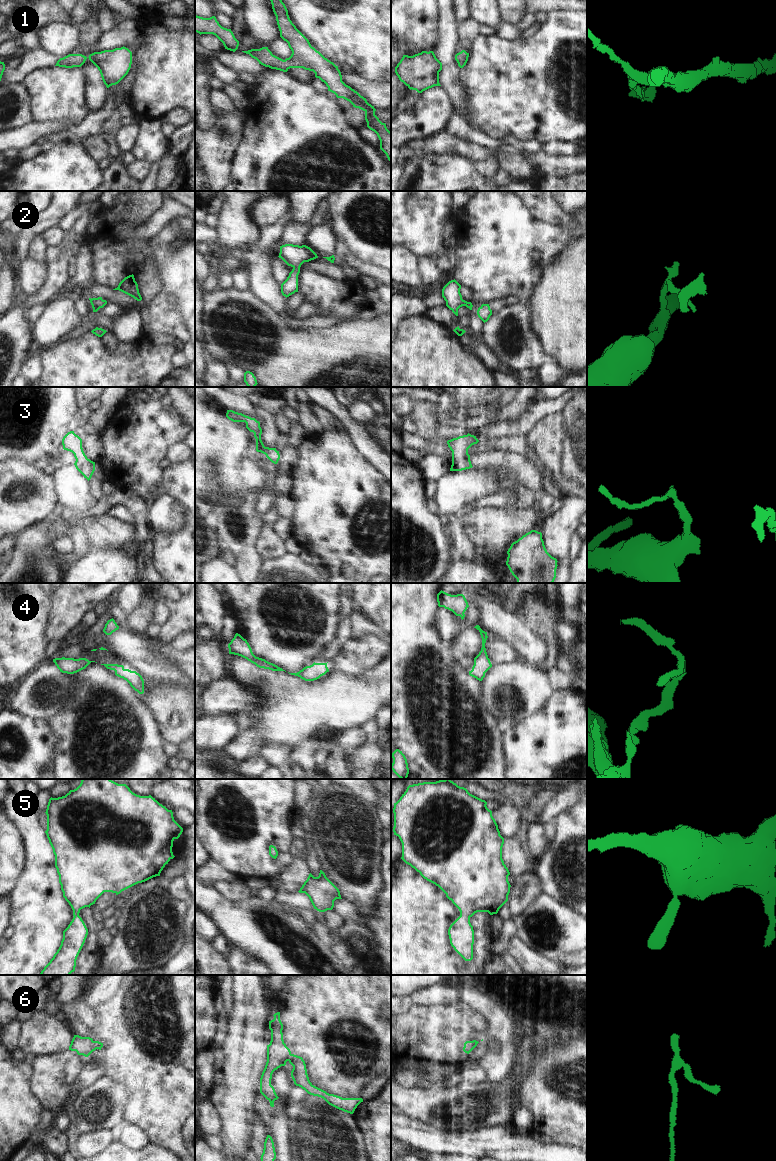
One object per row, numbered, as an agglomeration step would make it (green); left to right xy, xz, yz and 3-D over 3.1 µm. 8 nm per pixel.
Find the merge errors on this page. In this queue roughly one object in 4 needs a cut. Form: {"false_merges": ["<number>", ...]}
{"false_merges": []}

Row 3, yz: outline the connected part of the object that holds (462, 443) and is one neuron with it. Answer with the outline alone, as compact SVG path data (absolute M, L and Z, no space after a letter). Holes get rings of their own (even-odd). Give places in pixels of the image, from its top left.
M469 433L447 441L448 447L452 451L452 465L450 471L462 471L473 467L468 449L478 442L479 440L476 436Z

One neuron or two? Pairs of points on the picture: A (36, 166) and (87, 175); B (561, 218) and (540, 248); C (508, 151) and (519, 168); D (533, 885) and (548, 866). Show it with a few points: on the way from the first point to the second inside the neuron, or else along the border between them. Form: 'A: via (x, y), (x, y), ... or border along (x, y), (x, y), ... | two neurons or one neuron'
A: via (49, 175), (74, 175) | one neuron
B: border along (534, 216), (561, 226), (571, 220) | two neurons
C: via (508, 155), (515, 164) | one neuron
D: border along (532, 865), (544, 893) | two neurons

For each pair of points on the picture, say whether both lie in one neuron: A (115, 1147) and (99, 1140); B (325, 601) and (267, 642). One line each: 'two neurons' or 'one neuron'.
A: two neurons
B: one neuron

